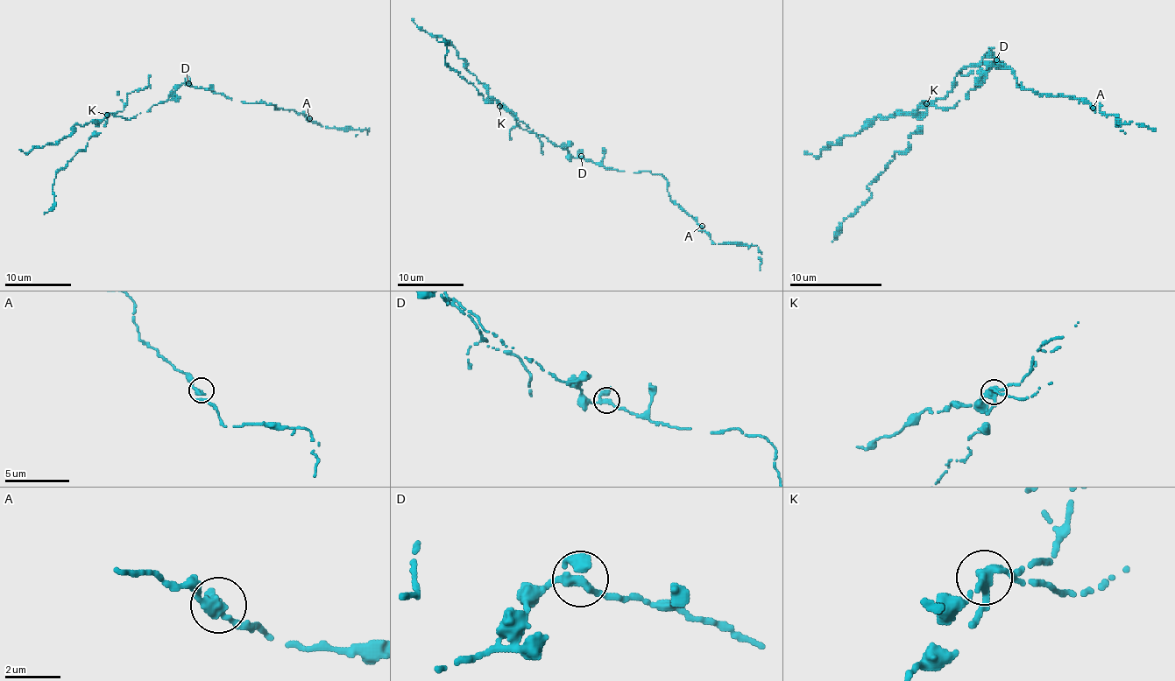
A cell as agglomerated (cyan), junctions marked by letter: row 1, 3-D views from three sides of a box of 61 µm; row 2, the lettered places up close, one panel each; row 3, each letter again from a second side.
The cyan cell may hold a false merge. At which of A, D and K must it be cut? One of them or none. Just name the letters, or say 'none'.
K

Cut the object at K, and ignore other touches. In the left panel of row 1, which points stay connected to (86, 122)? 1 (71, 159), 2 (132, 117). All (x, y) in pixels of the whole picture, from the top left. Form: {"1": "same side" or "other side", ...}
{"1": "other side", "2": "same side"}

